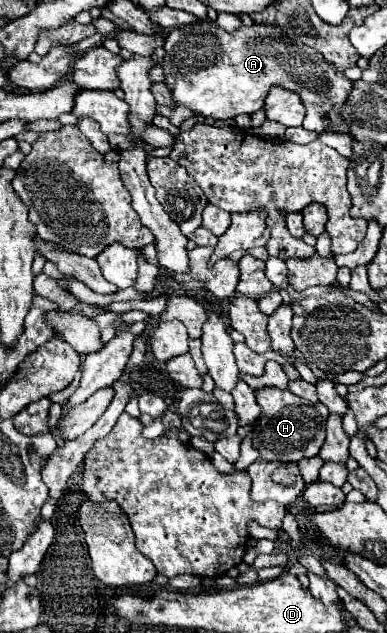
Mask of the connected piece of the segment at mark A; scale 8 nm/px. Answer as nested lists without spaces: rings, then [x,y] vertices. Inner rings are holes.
[[[200,21],[190,27],[174,29],[166,37],[164,49],[168,55],[162,61],[164,83],[168,85],[176,107],[192,109],[212,121],[230,119],[242,113],[258,111],[270,87],[278,83],[282,87],[292,87],[292,91],[302,95],[302,101],[306,103],[304,129],[316,133],[346,133],[346,125],[324,125],[322,117],[330,111],[330,107],[340,107],[346,101],[352,81],[334,71],[334,67],[330,67],[318,51],[290,43],[286,35],[272,25],[252,25],[226,33],[212,21]]]

